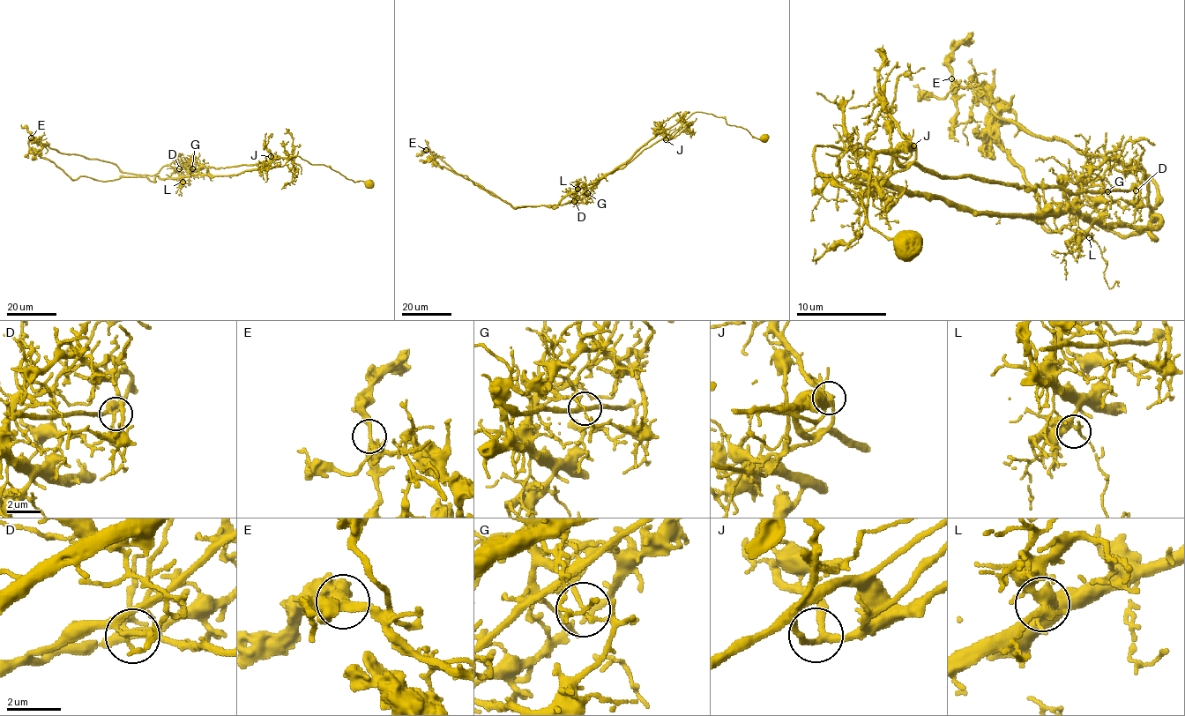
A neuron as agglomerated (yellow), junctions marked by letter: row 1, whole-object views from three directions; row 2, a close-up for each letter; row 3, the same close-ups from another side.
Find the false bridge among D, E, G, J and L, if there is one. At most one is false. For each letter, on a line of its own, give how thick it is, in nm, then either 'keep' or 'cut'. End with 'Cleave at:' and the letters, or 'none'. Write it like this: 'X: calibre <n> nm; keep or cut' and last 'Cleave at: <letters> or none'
D: calibre 150 nm; keep
E: calibre 300 nm; keep
G: calibre 130 nm; cut
J: calibre 240 nm; keep
L: calibre 280 nm; keep
Cleave at: G

